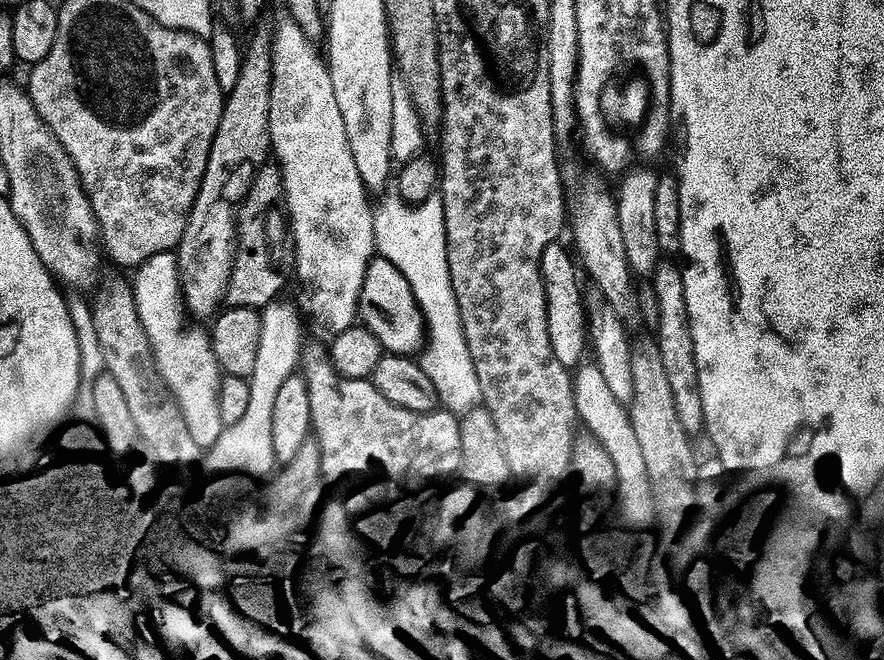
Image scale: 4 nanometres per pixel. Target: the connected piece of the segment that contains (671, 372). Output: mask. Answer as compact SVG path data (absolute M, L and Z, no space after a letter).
M671 259L659 261L650 275L652 292L656 295L656 345L662 358L662 370L666 372L666 382L670 382L672 397L676 402L676 414L685 429L700 428L704 411L700 409L700 387L698 386L698 366L694 358L694 342L688 329L686 298L684 297L684 274L681 265L671 264Z

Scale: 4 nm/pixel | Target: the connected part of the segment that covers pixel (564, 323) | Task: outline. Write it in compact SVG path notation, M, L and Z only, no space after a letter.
M553 242L542 250L542 258L540 259L548 338L554 352L554 358L558 358L558 362L562 362L565 366L572 366L572 363L579 358L580 351L583 350L584 346L586 348L586 323L582 309L582 294L575 274L578 266L574 261L573 253L569 252L560 245L560 242Z

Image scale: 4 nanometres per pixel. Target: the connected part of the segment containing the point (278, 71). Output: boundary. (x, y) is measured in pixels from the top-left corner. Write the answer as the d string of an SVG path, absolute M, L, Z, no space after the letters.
M284 18L272 32L272 85L270 86L269 104L269 138L271 151L276 154L280 163L279 175L282 177L282 200L288 203L288 216L292 219L292 240L296 243L296 276L304 287L304 296L308 299L308 308L312 316L324 328L329 328L329 333L335 334L353 327L358 316L358 303L360 300L360 283L368 269L368 263L376 252L375 232L373 218L373 205L368 205L369 193L364 187L362 178L358 174L358 166L354 166L354 154L350 154L350 142L346 138L346 126L342 122L342 113L338 111L338 98L334 98L334 86L330 82L328 66L323 55L316 53L317 45L308 40L306 34L291 18Z

